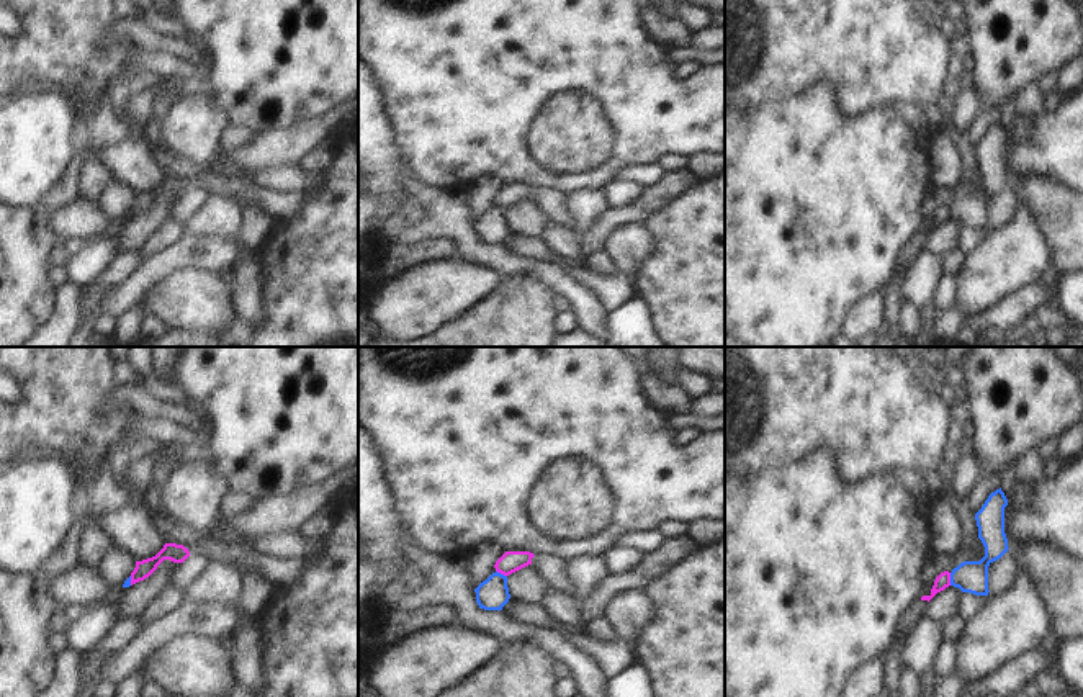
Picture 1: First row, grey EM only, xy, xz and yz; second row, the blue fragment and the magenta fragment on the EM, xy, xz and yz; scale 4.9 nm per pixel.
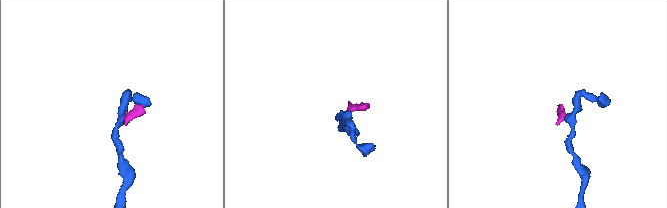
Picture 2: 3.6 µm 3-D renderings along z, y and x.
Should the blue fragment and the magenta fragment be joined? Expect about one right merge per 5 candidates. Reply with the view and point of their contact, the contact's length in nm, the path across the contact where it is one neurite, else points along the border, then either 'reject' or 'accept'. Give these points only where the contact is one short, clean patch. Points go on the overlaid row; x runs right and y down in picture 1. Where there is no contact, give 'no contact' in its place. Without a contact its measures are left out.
meets blue in yz at (951, 580); contact 60 nm long; runs through yz (970, 576), (951, 580), (943, 581); accept

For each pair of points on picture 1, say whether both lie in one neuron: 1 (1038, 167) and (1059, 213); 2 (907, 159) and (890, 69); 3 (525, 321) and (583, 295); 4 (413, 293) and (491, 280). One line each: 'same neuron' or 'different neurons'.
1: different neurons
2: different neurons
3: different neurons
4: same neuron

